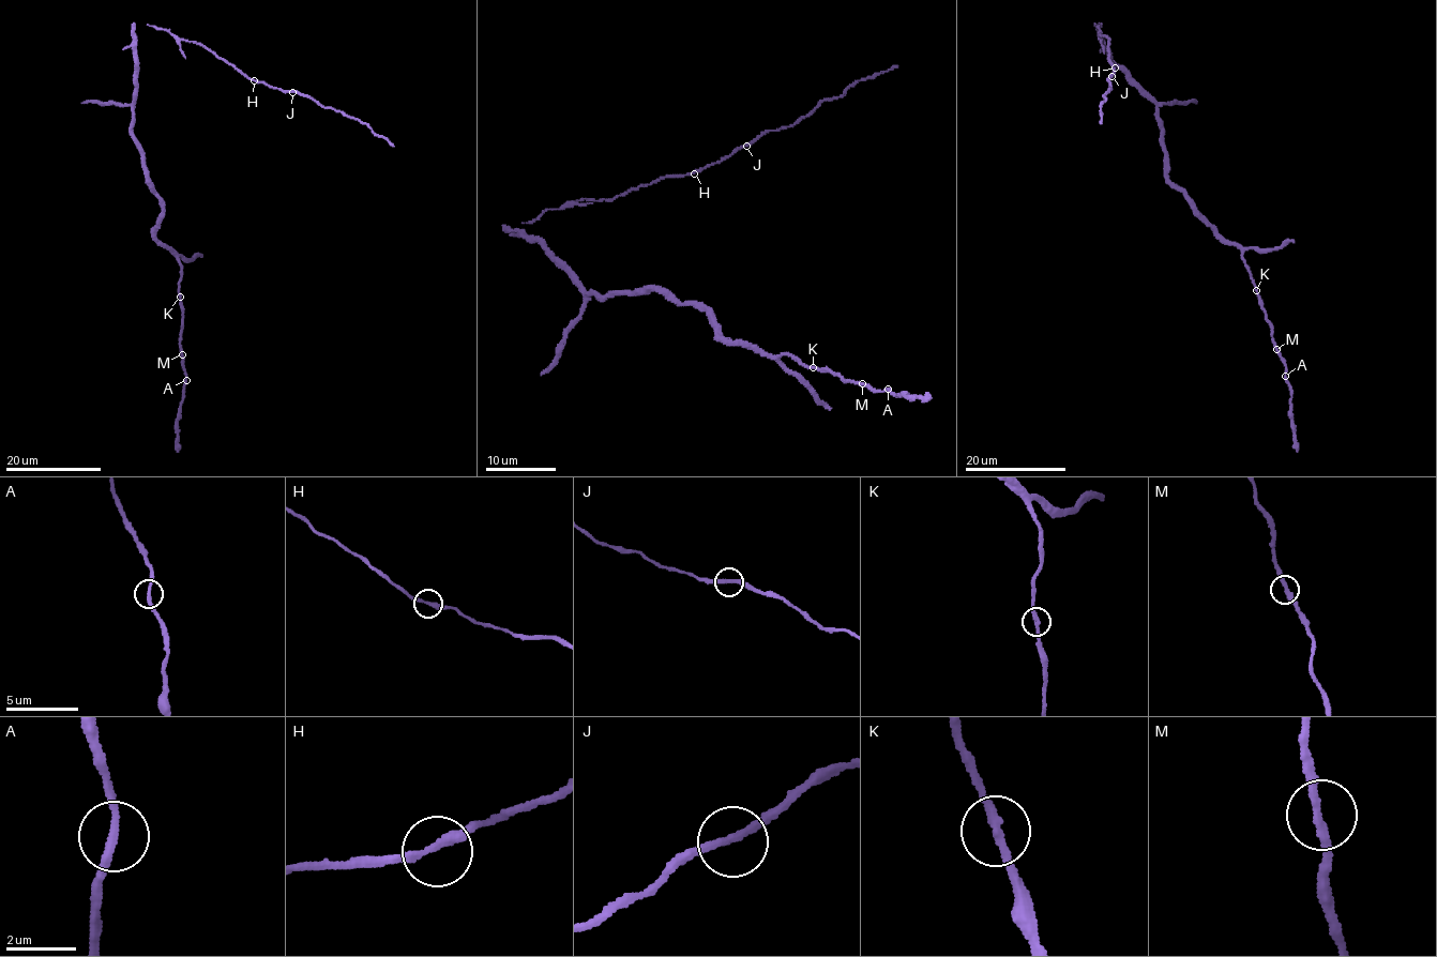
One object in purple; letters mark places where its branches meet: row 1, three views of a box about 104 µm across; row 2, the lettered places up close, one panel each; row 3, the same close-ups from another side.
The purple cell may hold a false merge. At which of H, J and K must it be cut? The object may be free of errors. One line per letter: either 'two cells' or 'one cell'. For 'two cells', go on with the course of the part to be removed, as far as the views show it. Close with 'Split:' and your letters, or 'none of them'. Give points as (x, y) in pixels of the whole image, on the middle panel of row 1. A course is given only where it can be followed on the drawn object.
H: one cell
J: one cell
K: one cell
Split: none of them

